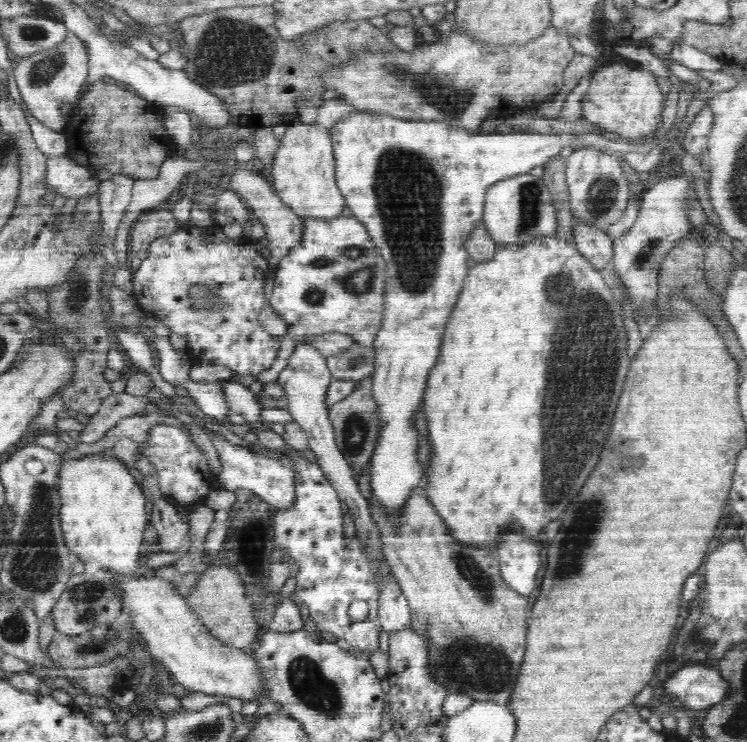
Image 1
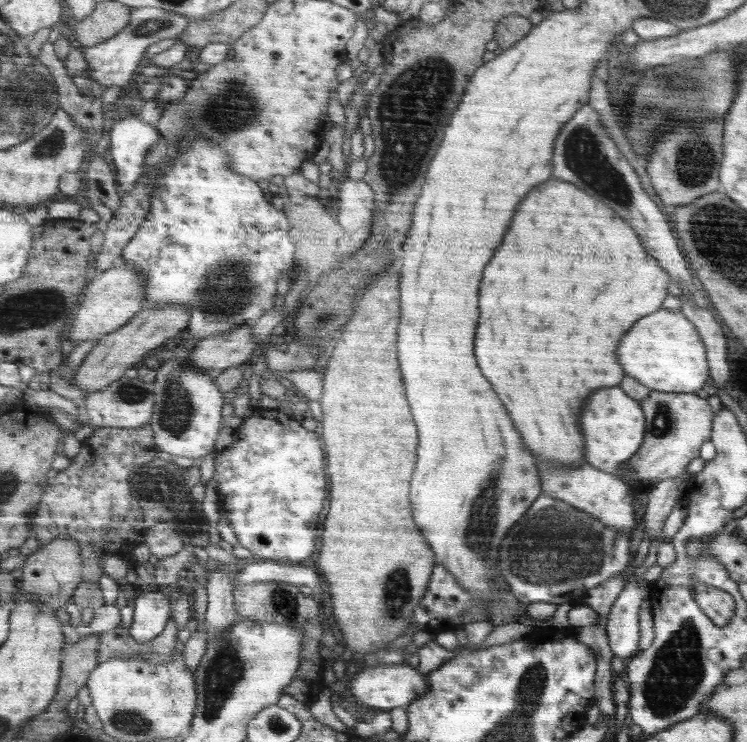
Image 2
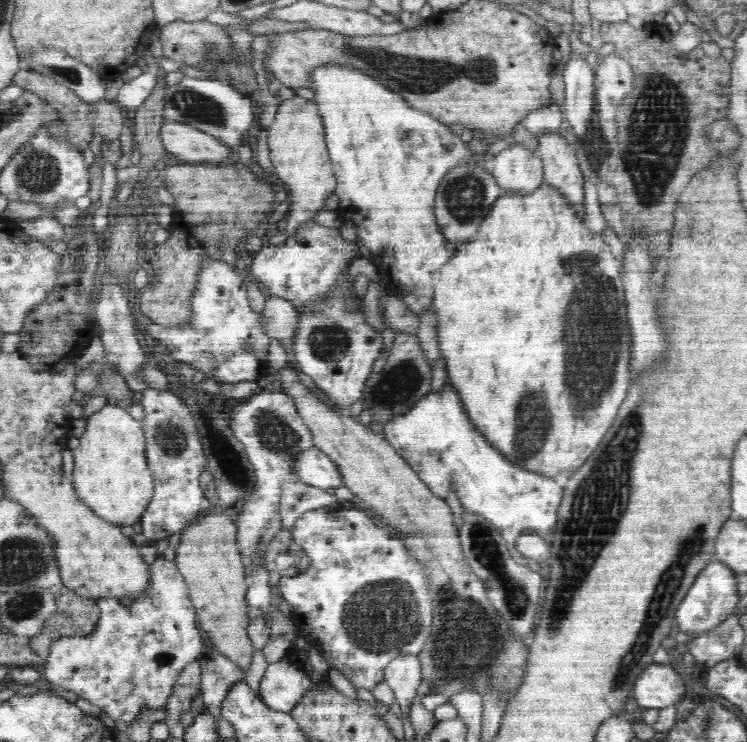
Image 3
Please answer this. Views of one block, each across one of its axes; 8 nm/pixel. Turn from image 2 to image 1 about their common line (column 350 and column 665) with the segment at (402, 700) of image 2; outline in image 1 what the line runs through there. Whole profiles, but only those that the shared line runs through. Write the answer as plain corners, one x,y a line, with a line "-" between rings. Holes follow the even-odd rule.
688,662
676,672
668,672
663,689
679,706
704,710
722,702
729,686
720,671
699,662

